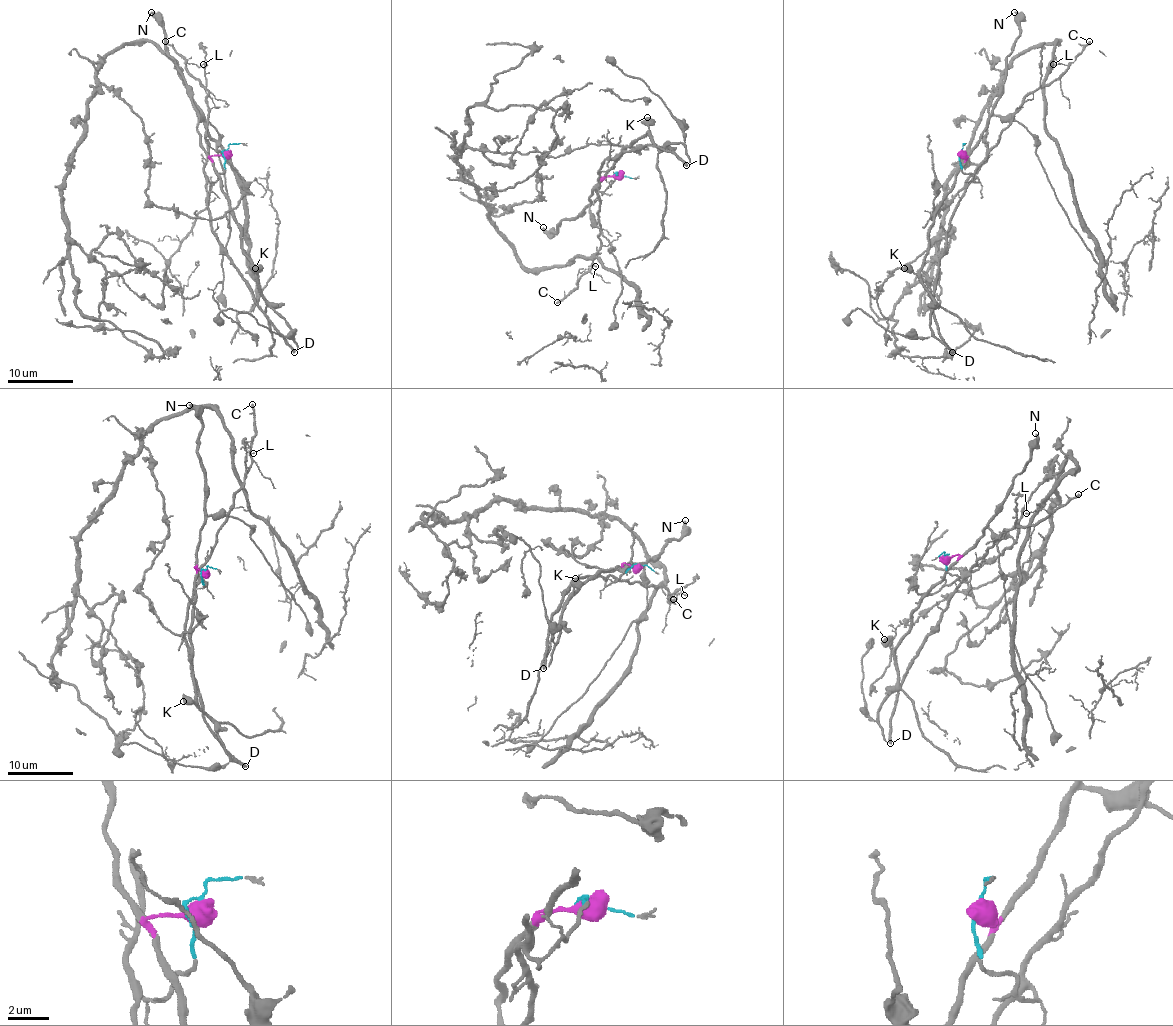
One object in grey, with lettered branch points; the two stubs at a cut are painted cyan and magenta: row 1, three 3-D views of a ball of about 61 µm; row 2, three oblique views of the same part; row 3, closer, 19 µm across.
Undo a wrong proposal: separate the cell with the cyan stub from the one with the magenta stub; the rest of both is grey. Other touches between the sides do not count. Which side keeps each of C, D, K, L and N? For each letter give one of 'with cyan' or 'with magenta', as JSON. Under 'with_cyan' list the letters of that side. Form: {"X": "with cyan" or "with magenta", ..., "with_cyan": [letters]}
{"C": "with cyan", "D": "with cyan", "K": "with magenta", "L": "with cyan", "N": "with magenta", "with_cyan": ["C", "D", "L"]}

